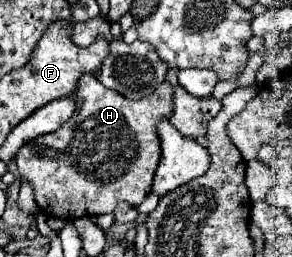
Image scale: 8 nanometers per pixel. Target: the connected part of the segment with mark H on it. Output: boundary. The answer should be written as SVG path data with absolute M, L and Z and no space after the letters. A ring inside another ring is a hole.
M84 73L78 83L78 107L74 117L58 131L38 135L16 153L18 179L34 187L34 199L44 215L72 221L112 213L118 203L142 203L152 189L160 159L154 133L158 117L170 117L172 85L164 81L146 99L130 101L118 91L104 87L96 77ZM72 145L72 147L70 147Z

